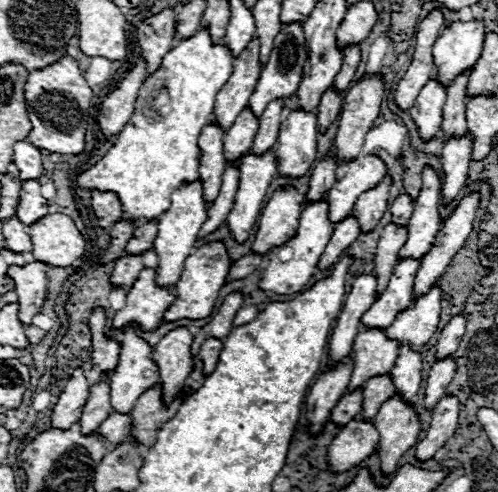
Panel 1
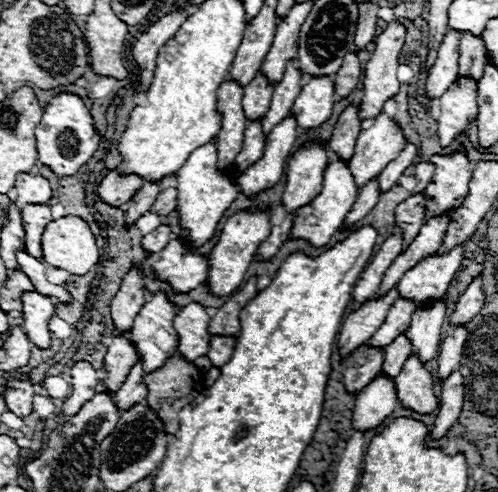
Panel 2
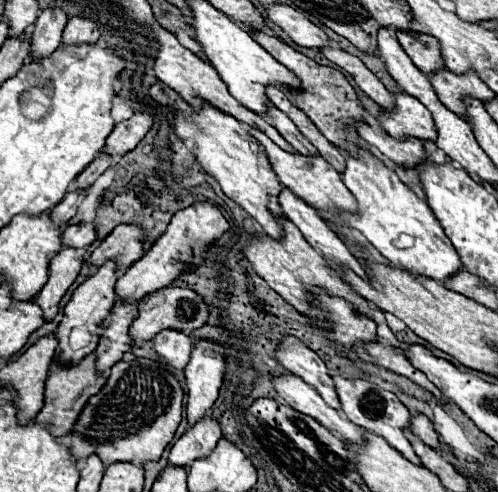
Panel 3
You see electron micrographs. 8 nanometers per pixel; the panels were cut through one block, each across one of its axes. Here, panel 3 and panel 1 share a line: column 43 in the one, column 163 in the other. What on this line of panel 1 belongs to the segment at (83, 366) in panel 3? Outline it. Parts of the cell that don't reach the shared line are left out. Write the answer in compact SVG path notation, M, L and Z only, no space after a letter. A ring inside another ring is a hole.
M156 384L156 386L150 388L150 390L146 390L146 392L138 398L136 406L134 406L132 412L130 412L130 416L132 416L130 436L132 436L138 444L150 448L150 446L156 442L156 432L158 432L158 428L176 414L176 410L178 410L178 406L180 406L182 400L184 400L184 396L180 394L168 408L164 408L164 406L162 406L160 384Z

